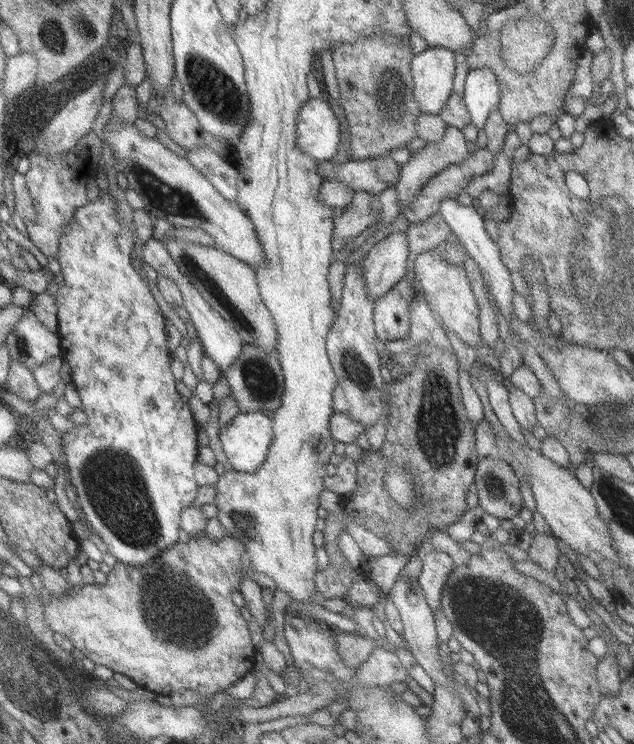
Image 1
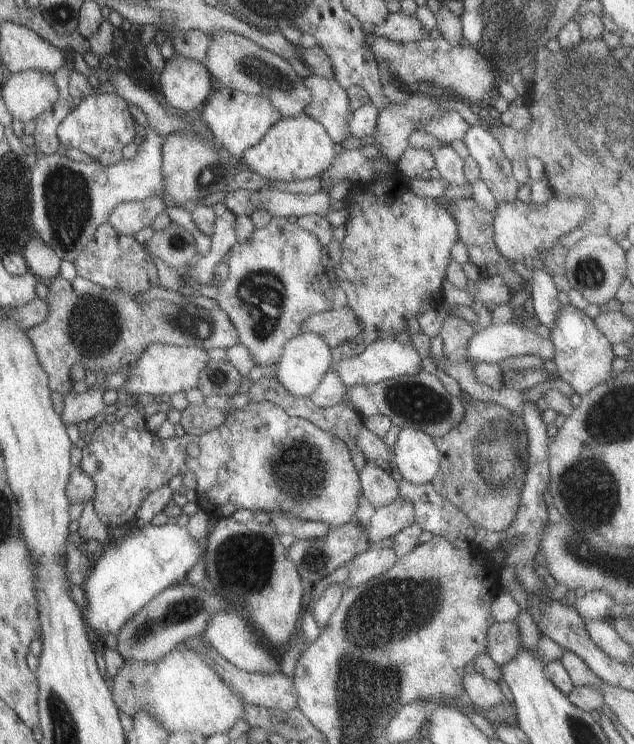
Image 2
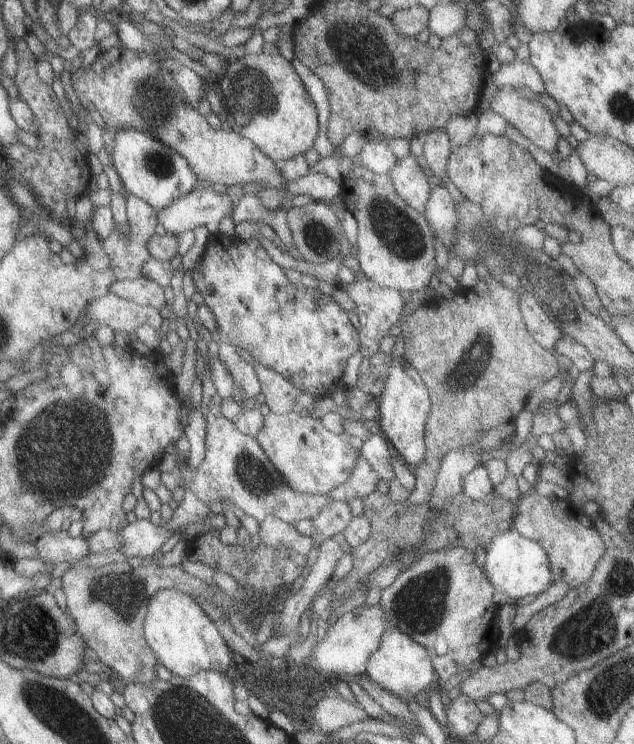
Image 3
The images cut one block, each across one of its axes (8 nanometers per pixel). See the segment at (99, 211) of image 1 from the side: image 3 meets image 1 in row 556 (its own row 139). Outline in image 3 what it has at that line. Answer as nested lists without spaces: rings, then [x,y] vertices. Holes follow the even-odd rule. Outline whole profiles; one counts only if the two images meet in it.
[[[125,126],[113,130],[111,140],[113,140],[110,153],[112,167],[117,173],[125,194],[135,196],[154,210],[161,210],[163,206],[167,206],[167,202],[187,194],[196,185],[197,178],[191,173],[187,162],[157,138]]]

